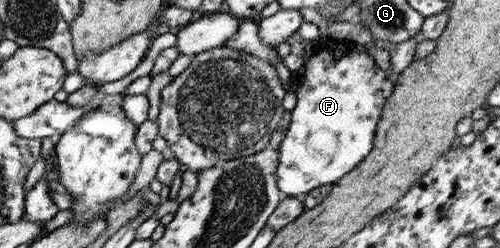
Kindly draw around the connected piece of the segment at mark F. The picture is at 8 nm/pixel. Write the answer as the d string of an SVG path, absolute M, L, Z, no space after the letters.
M324 39L313 50L314 54L304 62L305 80L301 81L301 88L294 92L297 104L290 112L290 126L278 148L277 186L287 197L302 198L311 189L336 183L372 152L383 106L396 86L395 78L376 65L373 55L366 51L365 45L354 41Z

